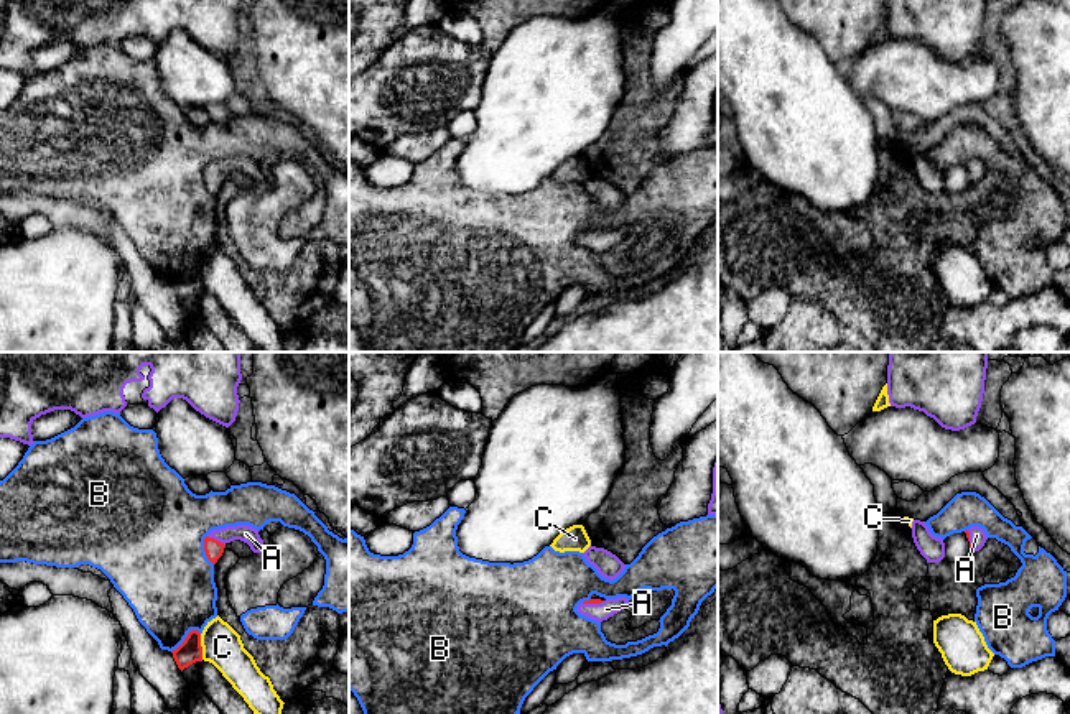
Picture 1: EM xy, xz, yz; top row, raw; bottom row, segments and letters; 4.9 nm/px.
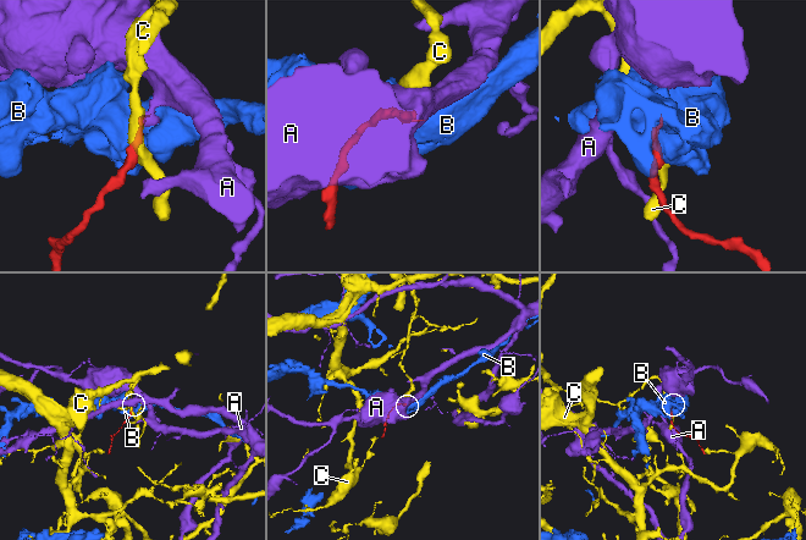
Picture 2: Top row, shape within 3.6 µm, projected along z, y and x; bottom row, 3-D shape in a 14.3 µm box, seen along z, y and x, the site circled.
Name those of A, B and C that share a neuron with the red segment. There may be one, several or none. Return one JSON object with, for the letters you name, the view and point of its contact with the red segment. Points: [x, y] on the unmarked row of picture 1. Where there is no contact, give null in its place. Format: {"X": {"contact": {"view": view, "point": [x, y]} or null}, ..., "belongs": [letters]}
{"A": {"contact": {"view": "xy", "point": [216, 171]}}, "belongs": ["A"]}

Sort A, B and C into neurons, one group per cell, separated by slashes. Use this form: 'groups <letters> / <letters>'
groups A / B / C

